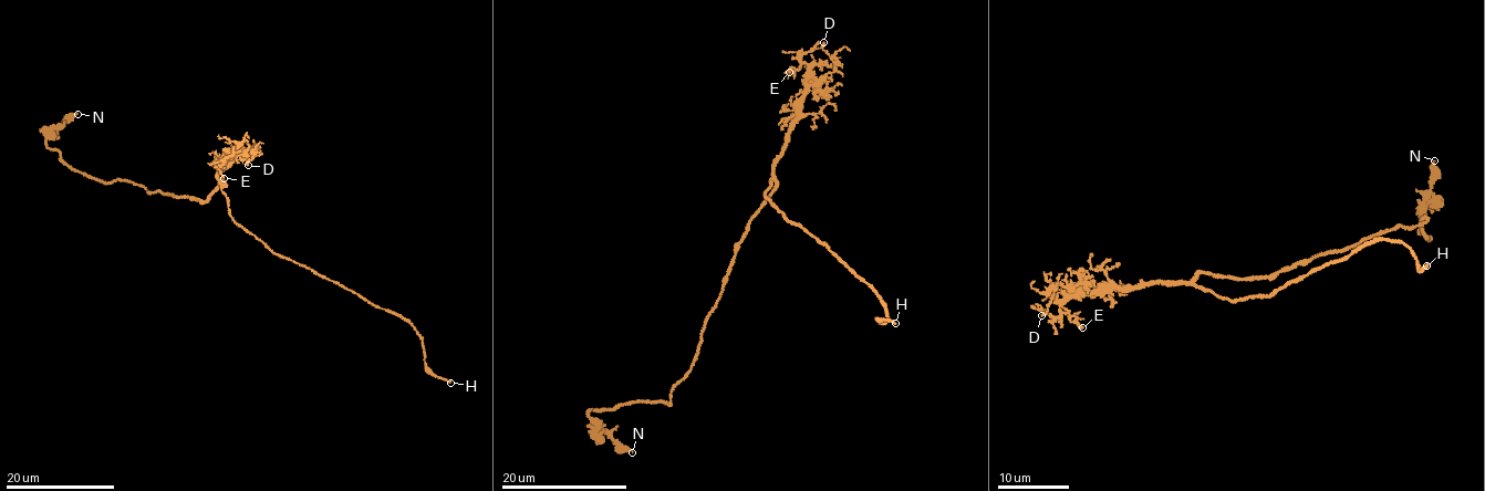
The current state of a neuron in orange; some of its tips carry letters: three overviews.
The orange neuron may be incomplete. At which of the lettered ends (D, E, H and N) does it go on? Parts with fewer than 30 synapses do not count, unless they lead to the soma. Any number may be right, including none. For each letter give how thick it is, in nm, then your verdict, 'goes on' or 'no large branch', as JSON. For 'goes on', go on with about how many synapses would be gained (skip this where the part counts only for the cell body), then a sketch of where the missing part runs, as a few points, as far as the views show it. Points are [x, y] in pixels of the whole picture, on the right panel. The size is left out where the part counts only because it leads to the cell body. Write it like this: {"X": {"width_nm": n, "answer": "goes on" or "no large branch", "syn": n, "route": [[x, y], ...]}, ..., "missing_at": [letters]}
{"D": {"width_nm": 180, "answer": "no large branch"}, "E": {"width_nm": 130, "answer": "no large branch"}, "H": {"width_nm": 240, "answer": "goes on", "route": [[1426, 265], [1440, 257], [1453, 236], [1460, 216], [1457, 200]]}, "N": {"width_nm": 200, "answer": "no large branch"}, "missing_at": ["H"]}

